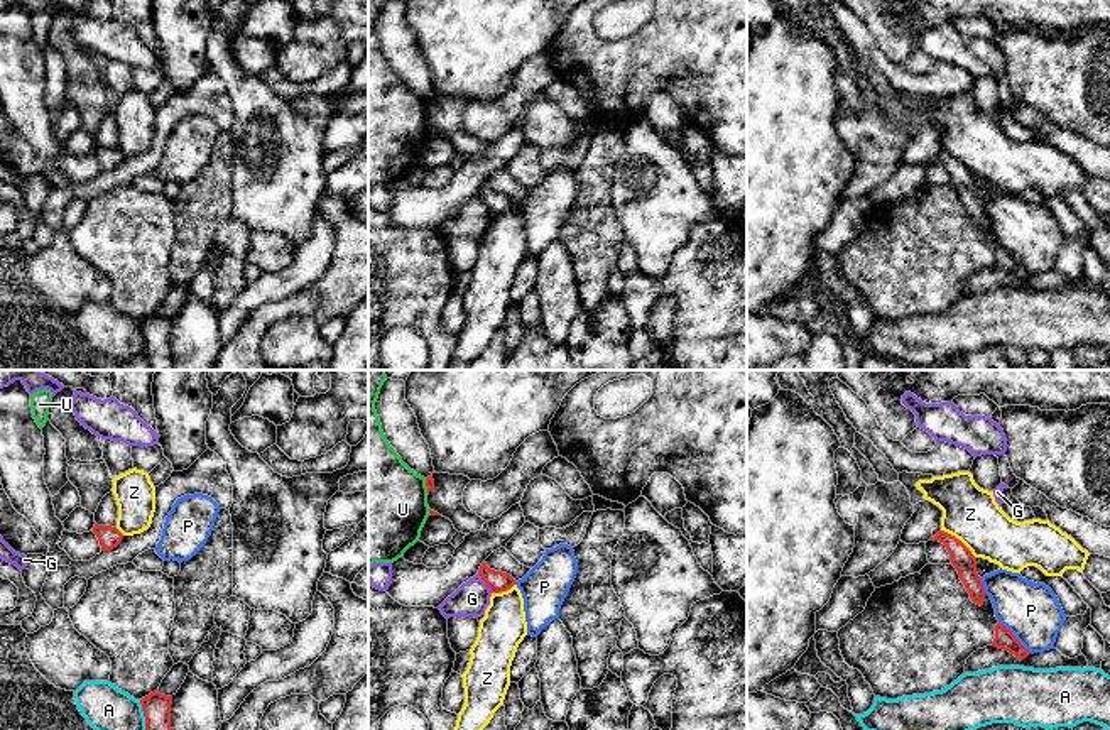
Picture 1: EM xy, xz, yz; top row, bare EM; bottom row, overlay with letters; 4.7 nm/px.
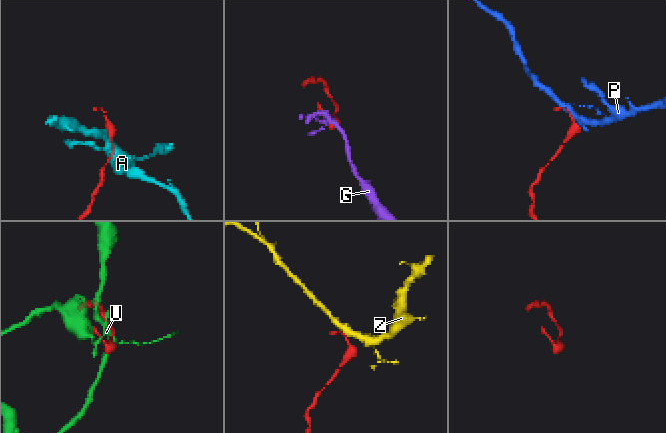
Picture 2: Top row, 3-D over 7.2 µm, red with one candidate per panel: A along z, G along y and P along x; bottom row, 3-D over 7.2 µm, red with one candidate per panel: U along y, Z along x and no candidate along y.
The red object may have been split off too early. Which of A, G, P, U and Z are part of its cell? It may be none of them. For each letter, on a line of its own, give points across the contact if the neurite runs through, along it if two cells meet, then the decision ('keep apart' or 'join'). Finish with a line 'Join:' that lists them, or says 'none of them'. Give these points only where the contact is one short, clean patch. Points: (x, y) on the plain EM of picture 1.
A: keep apart
G: border along xz (478, 195), (492, 213); keep apart
P: keep apart
U: keep apart
Z: border along yz (941, 151), (953, 156), (975, 179); keep apart
Join: none of them

